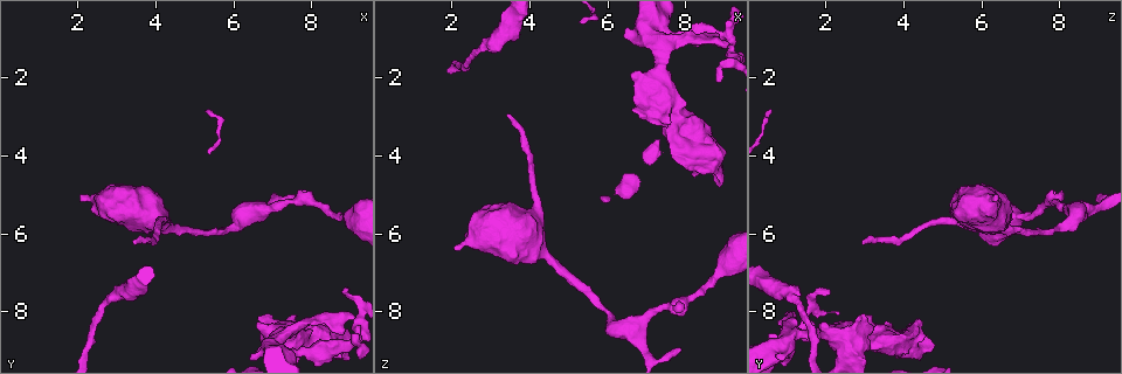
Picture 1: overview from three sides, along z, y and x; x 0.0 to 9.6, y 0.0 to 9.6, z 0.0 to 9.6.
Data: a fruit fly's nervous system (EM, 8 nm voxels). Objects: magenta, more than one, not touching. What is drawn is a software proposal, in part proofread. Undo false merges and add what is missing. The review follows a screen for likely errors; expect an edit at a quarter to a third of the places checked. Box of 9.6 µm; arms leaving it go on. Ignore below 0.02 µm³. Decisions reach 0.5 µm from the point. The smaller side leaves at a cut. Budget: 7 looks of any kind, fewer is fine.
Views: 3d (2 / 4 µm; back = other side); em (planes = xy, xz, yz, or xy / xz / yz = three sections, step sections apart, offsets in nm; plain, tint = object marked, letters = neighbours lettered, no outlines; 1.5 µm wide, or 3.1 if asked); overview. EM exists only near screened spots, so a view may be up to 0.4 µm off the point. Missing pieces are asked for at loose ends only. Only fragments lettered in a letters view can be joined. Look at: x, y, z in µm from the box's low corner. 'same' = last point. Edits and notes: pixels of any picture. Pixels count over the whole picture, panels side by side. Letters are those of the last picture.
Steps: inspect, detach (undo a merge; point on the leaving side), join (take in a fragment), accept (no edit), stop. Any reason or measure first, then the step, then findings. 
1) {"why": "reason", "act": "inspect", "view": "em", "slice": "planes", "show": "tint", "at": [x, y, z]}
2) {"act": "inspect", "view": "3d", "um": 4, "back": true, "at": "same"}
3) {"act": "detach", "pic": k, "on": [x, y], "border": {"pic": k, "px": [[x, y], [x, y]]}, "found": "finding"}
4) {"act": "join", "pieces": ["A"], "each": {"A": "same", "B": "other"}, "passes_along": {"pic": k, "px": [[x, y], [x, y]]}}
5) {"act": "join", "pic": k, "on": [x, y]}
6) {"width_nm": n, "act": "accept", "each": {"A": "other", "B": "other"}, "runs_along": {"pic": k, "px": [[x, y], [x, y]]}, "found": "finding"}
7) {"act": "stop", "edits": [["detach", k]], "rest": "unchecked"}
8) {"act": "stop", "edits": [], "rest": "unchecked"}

{"why": "thick turns thin", "act": "inspect", "view": "em", "slice": "planes", "show": "letters", "at": [2.75, 7.75, 1.25]}

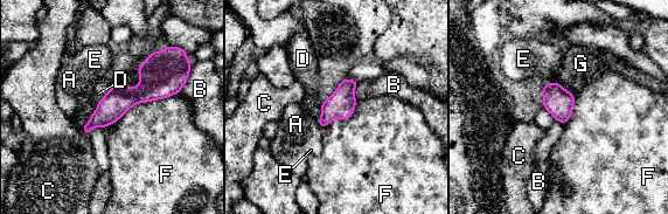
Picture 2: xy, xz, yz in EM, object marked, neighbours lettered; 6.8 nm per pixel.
{"width_nm": 190, "act": "accept", "each": {"A": "other", "B": "other", "C": "other", "D": "other", "E": "other", "F": "other", "G": "other"}, "runs_along": {"pic": 2, "px": [[178, 82], [120, 98], [85, 129]]}, "found": "one cell here"}

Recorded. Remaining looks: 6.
{"why": "tapers out", "act": "inspect", "view": "3d", "um": 2, "at": [8.95, 7.45, 2.10]}

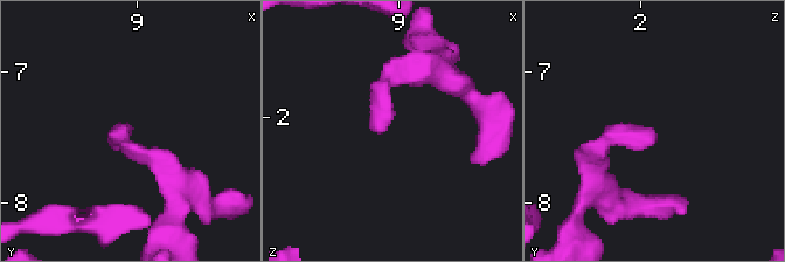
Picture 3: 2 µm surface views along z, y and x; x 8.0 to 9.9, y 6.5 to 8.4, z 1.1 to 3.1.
{"why": "need the tissue", "act": "inspect", "view": "em", "slice": "planes", "show": "letters", "at": [8.90, 7.48, 2.10]}

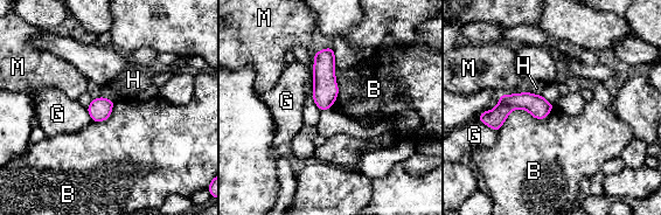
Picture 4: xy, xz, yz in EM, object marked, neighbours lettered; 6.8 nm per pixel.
{"width_nm": 150, "act": "accept", "each": {"B": "other", "G": "other", "H": "other", "M": "other"}, "runs_along": {"pic": 4, "px": [[549, 106], [509, 103], [486, 119]]}, "found": "no lettered fragment goes on from it"}

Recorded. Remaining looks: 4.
{"why": "an open end", "act": "inspect", "view": "em", "slice": "planes", "show": "letters", "at": [7.85, 5.10, 8.95]}

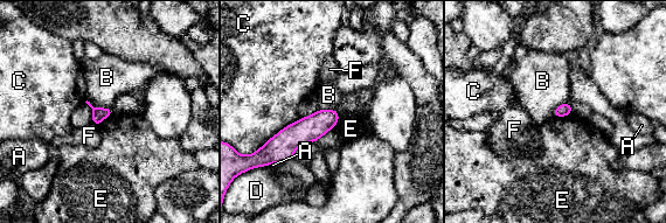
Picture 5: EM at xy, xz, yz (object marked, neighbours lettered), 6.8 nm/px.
{"act": "accept", "each": {"A": "other", "B": "other", "C": "other", "D": "other", "E": "other", "F": "other"}, "found": "none of them fits"}

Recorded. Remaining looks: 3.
{"act": "stop", "edits": [], "rest": "unchecked"}

